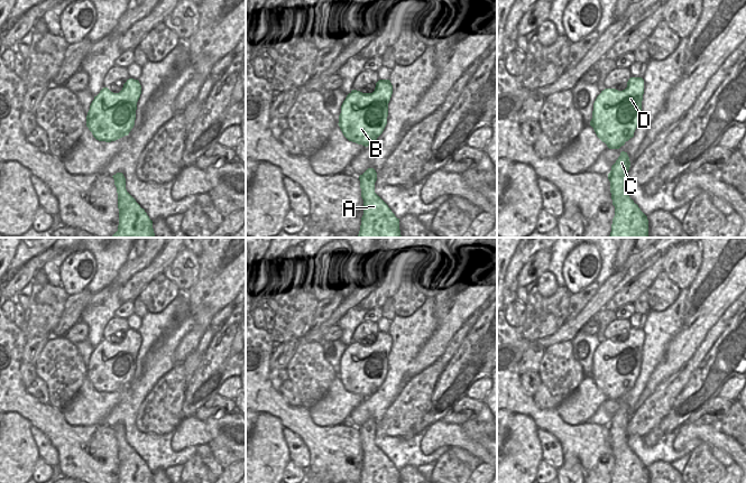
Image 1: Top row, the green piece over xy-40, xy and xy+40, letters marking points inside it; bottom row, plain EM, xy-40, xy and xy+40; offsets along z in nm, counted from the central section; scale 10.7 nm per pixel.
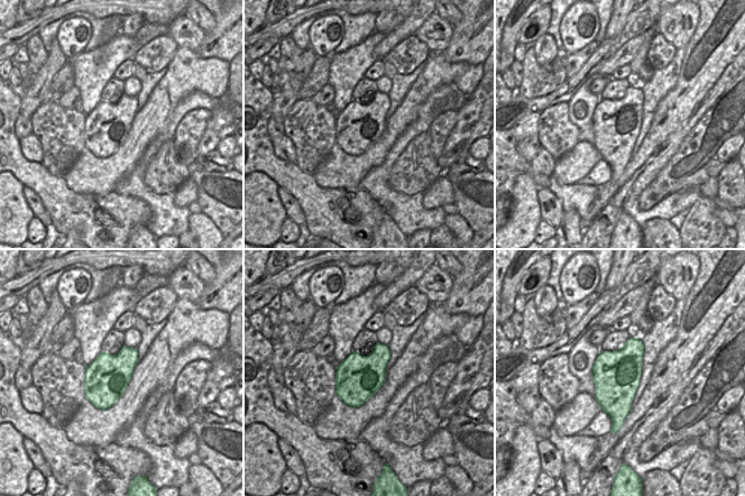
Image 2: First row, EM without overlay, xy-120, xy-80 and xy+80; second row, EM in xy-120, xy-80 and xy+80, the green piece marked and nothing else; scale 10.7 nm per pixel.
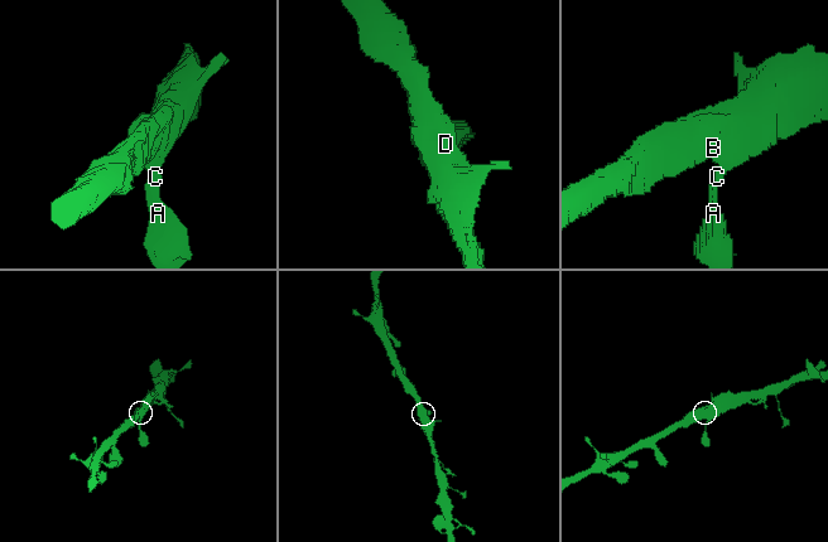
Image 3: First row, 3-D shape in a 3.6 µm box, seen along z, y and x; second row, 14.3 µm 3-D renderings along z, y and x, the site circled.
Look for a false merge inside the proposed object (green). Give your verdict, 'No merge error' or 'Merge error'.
No merge error.

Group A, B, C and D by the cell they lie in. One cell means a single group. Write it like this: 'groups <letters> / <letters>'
groups A B C D

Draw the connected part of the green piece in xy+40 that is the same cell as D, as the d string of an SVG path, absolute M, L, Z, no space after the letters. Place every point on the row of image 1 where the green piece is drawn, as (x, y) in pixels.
M630 77L623 91L605 89L593 103L590 126L609 149L619 149L630 138L639 123L644 80Z

